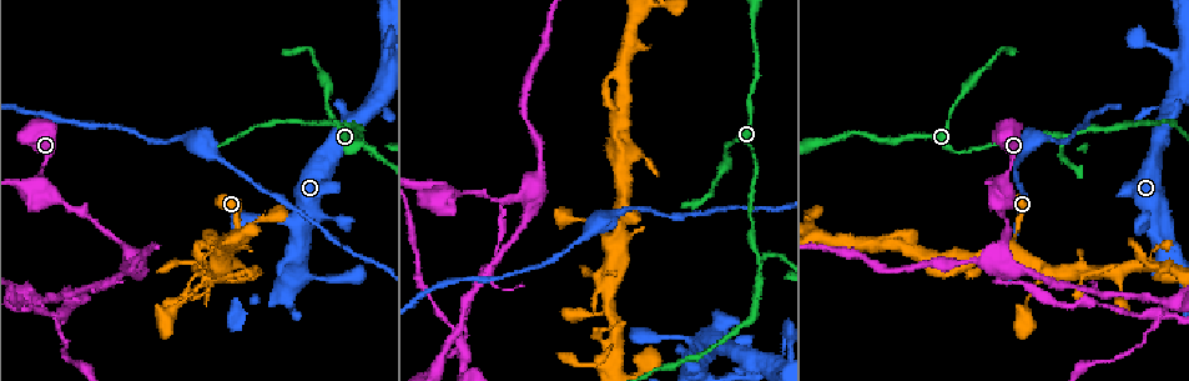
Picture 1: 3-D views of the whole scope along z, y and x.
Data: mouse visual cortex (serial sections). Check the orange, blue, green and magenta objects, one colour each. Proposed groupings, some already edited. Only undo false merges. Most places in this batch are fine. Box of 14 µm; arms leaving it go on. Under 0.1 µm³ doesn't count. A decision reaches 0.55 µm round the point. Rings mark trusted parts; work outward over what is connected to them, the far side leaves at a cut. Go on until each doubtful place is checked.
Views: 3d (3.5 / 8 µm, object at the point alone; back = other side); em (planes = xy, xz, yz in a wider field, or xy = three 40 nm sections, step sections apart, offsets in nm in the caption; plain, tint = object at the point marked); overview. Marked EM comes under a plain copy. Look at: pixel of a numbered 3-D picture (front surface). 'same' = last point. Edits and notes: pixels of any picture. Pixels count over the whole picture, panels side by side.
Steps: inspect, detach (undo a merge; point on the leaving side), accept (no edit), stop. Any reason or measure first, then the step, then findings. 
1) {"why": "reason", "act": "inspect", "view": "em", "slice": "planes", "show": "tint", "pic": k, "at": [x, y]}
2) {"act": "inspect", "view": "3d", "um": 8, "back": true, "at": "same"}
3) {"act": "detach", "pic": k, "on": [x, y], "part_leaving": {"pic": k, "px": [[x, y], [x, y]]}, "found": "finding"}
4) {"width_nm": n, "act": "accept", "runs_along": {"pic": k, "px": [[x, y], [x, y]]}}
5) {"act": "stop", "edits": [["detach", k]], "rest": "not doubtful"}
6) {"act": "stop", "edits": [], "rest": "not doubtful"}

{"why": "three-way junction", "act": "inspect", "view": "3d", "um": 8, "pic": 1, "at": [528, 196]}

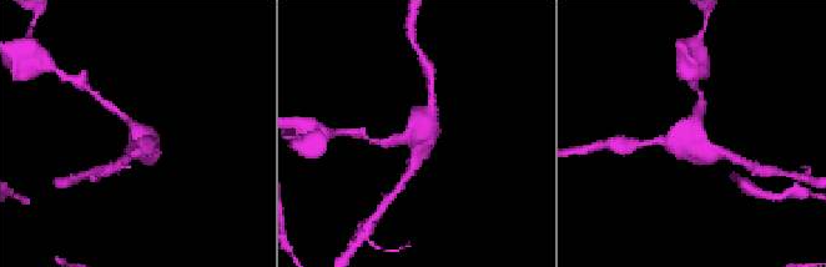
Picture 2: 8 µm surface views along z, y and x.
{"why": "zoom in", "act": "inspect", "view": "3d", "um": 3.5, "pic": 2, "at": [417, 135]}

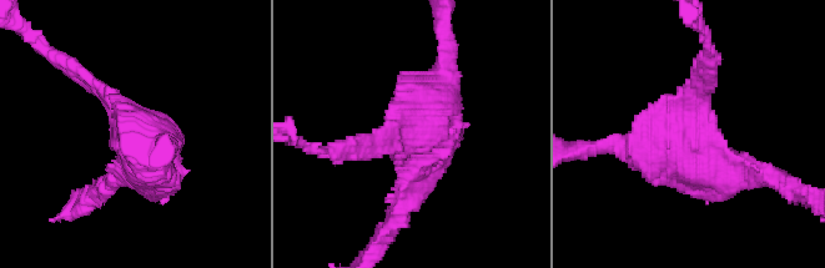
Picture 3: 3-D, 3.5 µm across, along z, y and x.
{"act": "accept", "runs_along": {"pic": 3, "px": [[707, 82], [688, 145], [723, 178], [754, 175]]}, "found": "continuous, no second cell"}

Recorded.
{"why": "three arms meet", "act": "inspect", "view": "3d", "um": 3.5, "pic": 1, "at": [362, 133]}

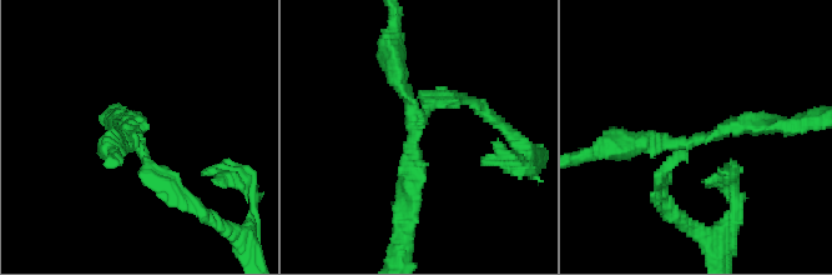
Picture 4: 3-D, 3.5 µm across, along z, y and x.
{"arms": 3, "arm_widths_nm": [150, 200, 300], "act": "inspect", "view": "em", "slice": "planes", "show": "tint", "pic": 4, "at": [416, 117]}

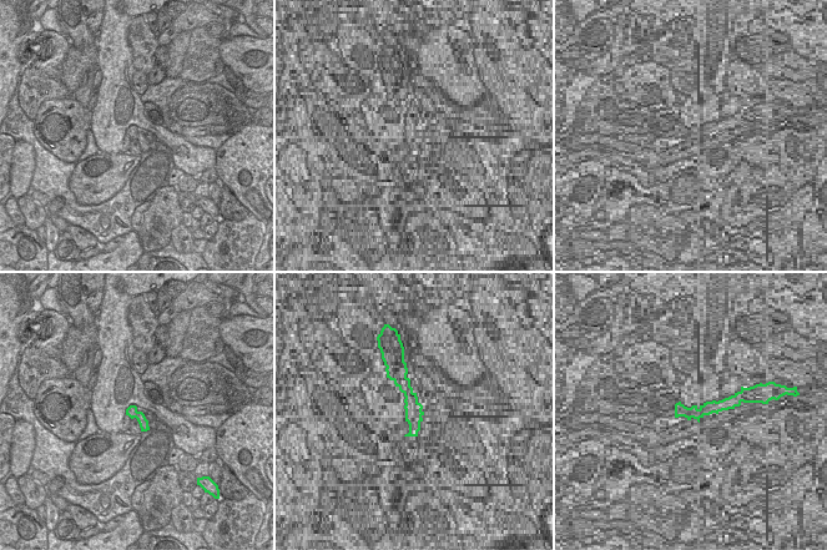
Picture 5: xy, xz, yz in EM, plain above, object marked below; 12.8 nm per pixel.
{"width_nm": 160, "act": "detach", "pic": 4, "on": [169, 176], "part_leaving": {"pic": 4, "px": [[139, 150], [161, 181], [222, 226]]}, "found": "a second cell is stuck on"}

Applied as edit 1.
{"why": "thin neck", "act": "inspect", "view": "3d", "um": 3.5, "pic": 1, "at": [463, 354]}

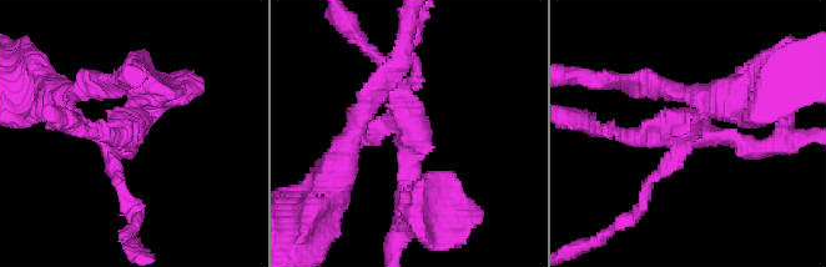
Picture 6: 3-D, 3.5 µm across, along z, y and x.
{"arms": 4, "arm_widths_nm": [150, 250, 250, 250], "why": "shape alone is not enough", "act": "inspect", "view": "em", "slice": "xy", "step": 1, "show": "tint", "pic": 6, "at": [128, 146]}

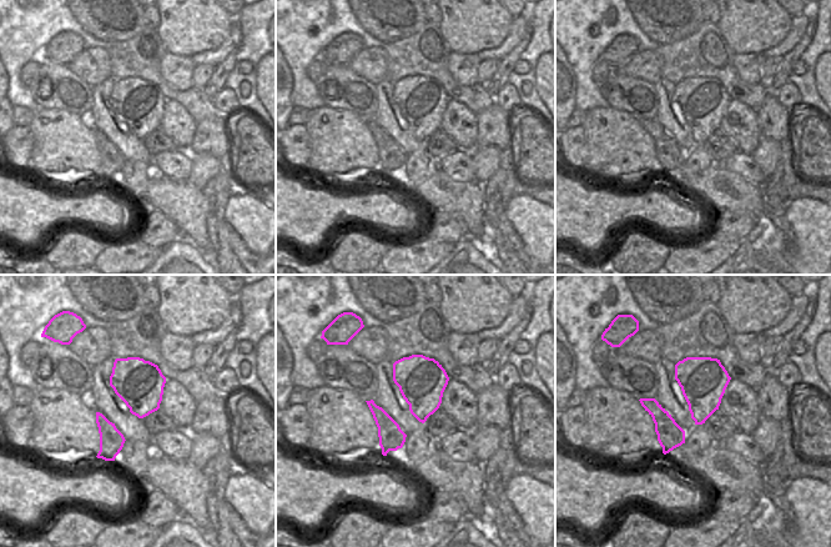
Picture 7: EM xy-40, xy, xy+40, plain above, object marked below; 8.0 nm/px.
{"act": "detach", "pic": 6, "on": [408, 106], "part_leaving": {"pic": 6, "px": [[681, 130], [604, 134]]}, "found": "two cells meet here"}

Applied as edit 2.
{"act": "stop", "edits": [["detach", 4], ["detach", 6]], "rest": "not doubtful"}

